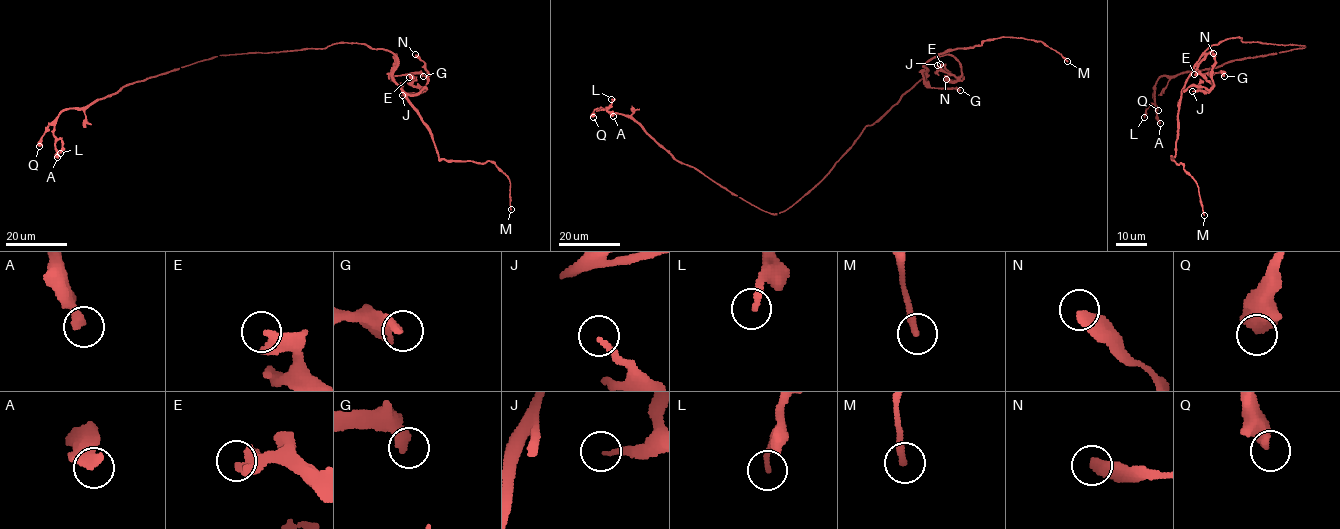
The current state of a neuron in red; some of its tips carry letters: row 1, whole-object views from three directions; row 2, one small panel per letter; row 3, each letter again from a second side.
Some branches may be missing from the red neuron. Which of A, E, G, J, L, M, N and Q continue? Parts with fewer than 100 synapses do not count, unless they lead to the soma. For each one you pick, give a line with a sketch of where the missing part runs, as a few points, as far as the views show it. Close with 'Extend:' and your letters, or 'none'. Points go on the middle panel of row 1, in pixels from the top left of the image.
Extend: none

